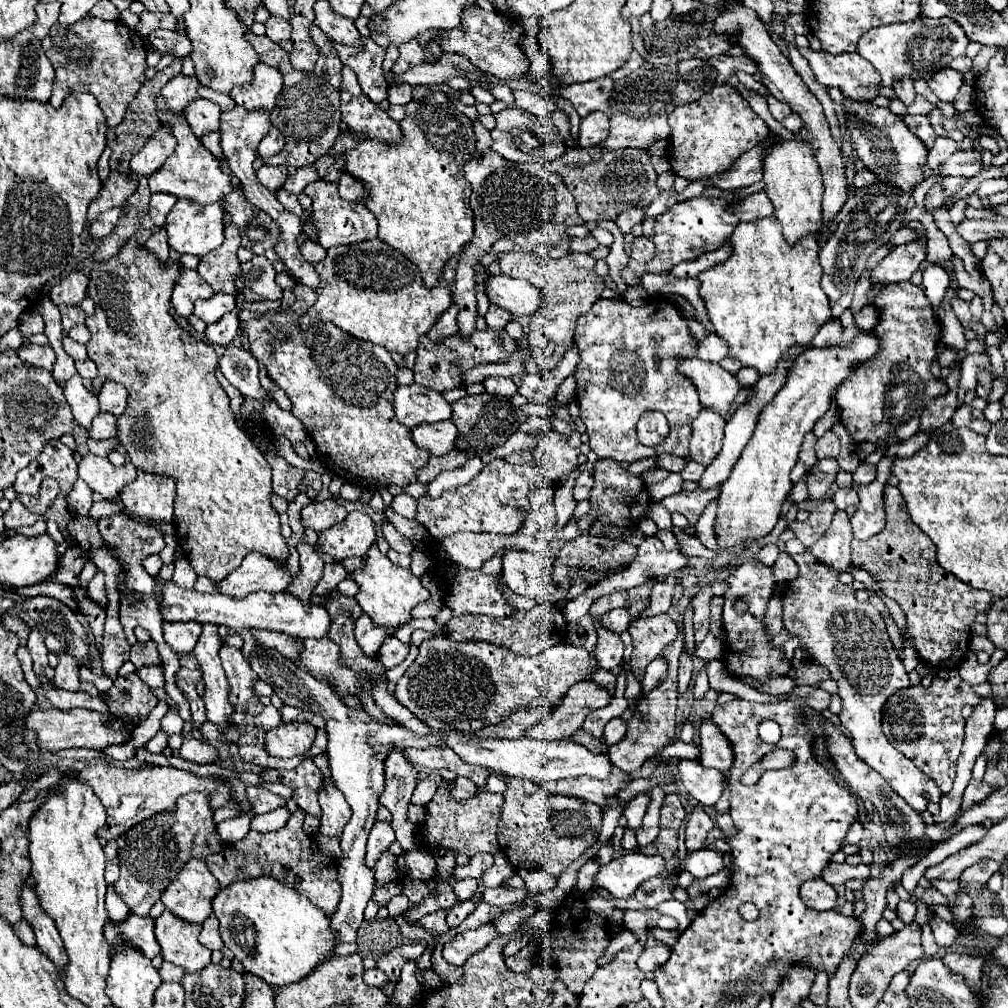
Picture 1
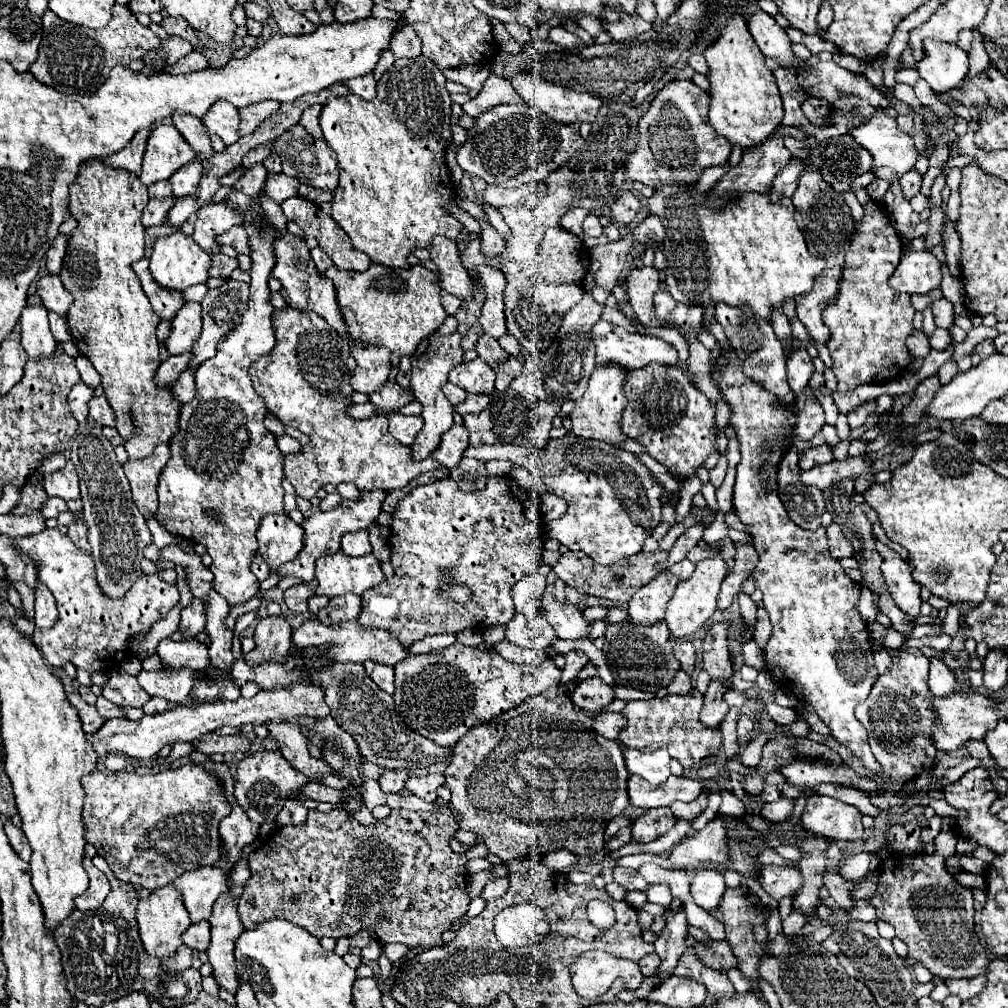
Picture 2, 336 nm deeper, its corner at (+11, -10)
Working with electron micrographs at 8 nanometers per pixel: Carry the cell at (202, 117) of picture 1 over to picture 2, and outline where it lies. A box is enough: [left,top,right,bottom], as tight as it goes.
[170,160,202,198]

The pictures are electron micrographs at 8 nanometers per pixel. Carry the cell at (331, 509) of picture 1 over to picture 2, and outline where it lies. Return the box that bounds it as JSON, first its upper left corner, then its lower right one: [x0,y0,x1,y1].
[258,514,304,566]

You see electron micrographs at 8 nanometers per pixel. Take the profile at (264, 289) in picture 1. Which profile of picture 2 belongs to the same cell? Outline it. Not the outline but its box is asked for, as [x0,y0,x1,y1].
[190,280,250,368]

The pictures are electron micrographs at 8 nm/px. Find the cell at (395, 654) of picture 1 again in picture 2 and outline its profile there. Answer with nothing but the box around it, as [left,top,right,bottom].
[372,664,394,694]

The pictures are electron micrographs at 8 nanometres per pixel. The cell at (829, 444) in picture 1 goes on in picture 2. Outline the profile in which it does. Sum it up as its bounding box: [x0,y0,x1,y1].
[800,444,834,470]

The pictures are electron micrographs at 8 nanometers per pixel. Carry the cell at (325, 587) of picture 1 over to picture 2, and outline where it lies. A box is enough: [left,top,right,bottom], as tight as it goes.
[284,580,318,612]

